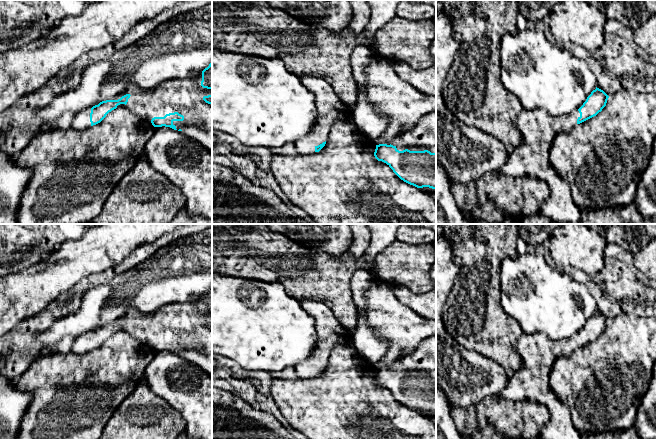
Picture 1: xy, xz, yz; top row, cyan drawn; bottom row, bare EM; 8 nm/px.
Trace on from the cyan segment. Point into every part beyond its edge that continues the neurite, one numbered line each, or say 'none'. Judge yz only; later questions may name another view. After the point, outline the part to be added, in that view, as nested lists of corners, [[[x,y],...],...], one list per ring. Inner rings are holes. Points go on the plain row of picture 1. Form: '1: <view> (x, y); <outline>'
1: yz (538, 353); [[[523,333],[515,344],[522,364],[499,395],[504,400],[533,400],[545,405],[550,413],[549,420],[540,428],[545,439],[581,439],[569,409],[552,391],[549,381],[555,360],[571,354],[579,341],[578,334],[552,341],[544,334]]]

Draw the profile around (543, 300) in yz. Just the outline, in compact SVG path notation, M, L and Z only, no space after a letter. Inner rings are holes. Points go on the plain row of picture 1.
M530 250L526 254L505 257L500 265L500 304L514 318L523 333L544 334L552 341L578 334L597 311L597 303L587 286L575 278L552 268L545 256Z

